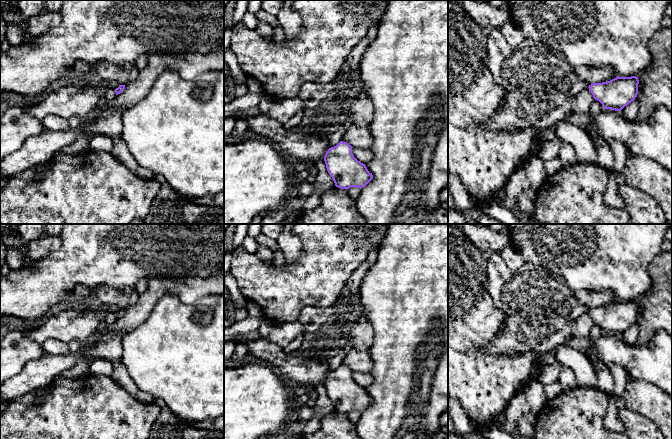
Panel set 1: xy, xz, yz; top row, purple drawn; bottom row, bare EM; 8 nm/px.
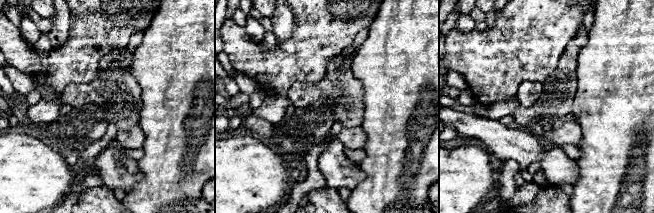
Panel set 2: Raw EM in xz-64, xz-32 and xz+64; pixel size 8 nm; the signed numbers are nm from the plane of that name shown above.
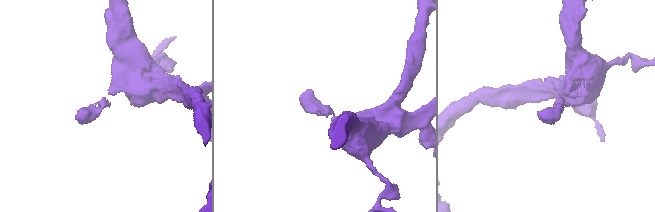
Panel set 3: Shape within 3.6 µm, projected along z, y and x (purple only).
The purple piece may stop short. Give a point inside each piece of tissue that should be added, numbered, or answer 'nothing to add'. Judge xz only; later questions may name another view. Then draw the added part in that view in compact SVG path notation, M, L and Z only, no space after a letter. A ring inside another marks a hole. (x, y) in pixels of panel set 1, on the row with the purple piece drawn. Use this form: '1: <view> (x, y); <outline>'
1: xz (309, 149); M256 111L229 115L236 120L246 119L249 130L271 139L283 155L303 161L309 167L325 156L330 148L326 139L301 134L292 129L287 130L280 122Z

